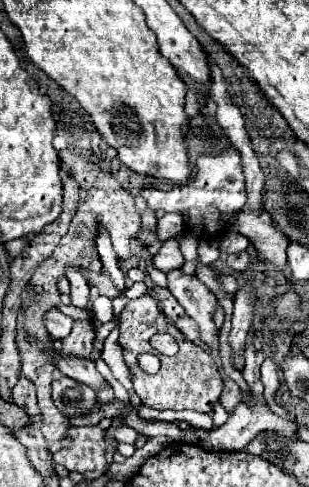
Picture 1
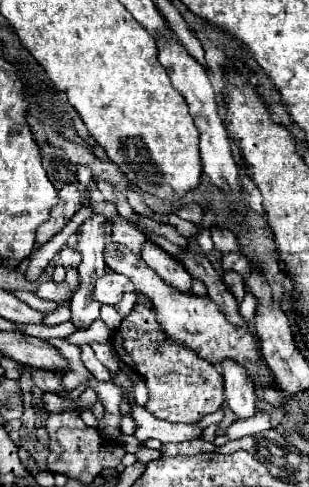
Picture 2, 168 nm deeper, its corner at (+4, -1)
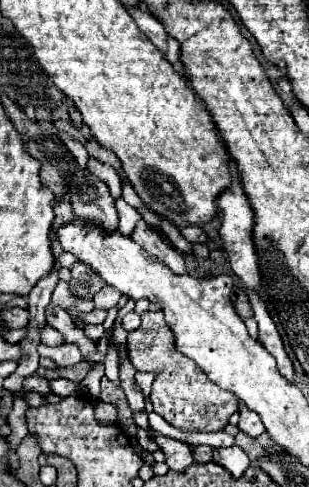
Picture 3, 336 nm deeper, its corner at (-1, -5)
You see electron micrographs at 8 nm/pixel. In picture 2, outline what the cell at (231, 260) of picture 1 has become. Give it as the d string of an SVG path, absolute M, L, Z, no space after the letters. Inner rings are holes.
M229 270L229 272L223 274L223 282L225 282L227 290L237 298L237 302L241 302L241 300L243 300L243 294L245 294L243 276L237 274L237 272L233 272L233 270Z

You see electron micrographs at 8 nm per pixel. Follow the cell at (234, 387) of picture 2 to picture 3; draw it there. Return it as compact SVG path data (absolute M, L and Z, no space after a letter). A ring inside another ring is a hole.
M240 408L238 428L240 428L246 436L250 436L250 438L258 438L258 436L264 432L264 426L262 426L262 420L258 418L258 414L254 414L254 412L248 410L248 408Z

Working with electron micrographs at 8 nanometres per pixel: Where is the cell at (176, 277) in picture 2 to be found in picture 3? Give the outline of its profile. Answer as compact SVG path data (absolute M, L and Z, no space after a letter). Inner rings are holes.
M138 222L130 234L132 240L136 240L136 244L140 244L148 254L156 256L158 260L166 262L166 266L170 266L170 270L174 270L174 274L186 274L186 266L184 266L184 258L178 250L166 246L166 242L160 238L158 232L154 232L150 226L146 226L146 222Z

